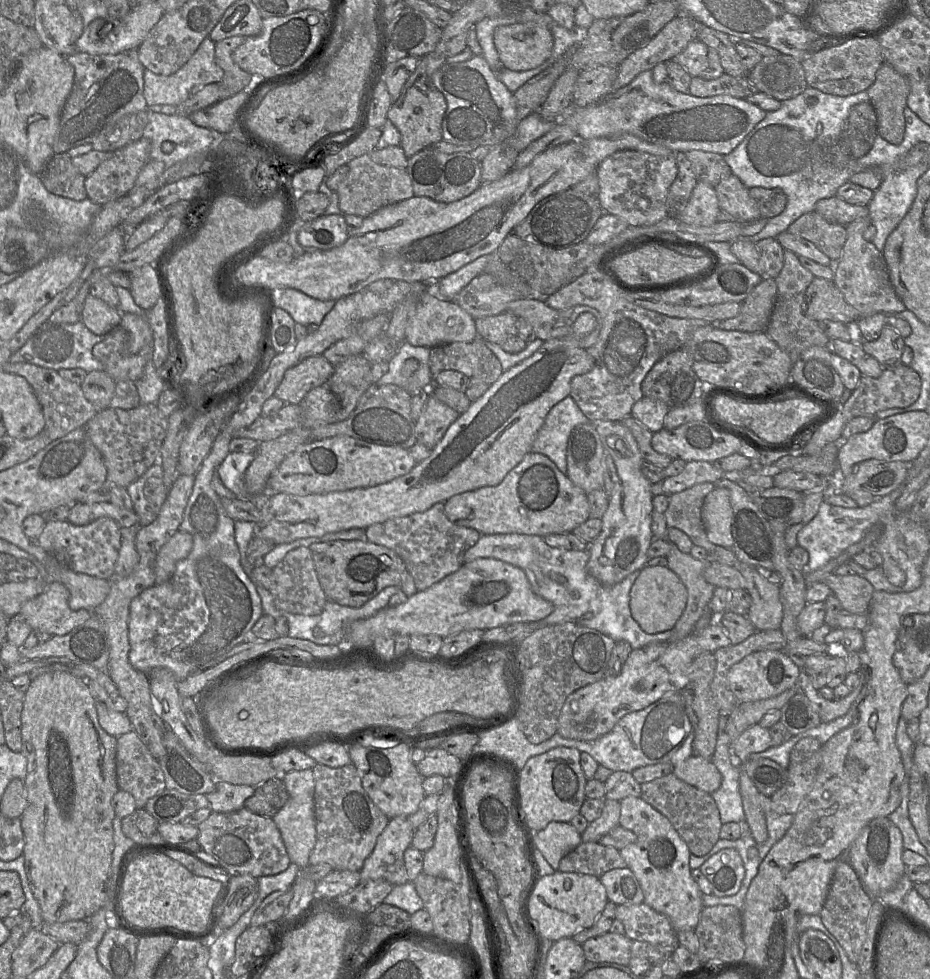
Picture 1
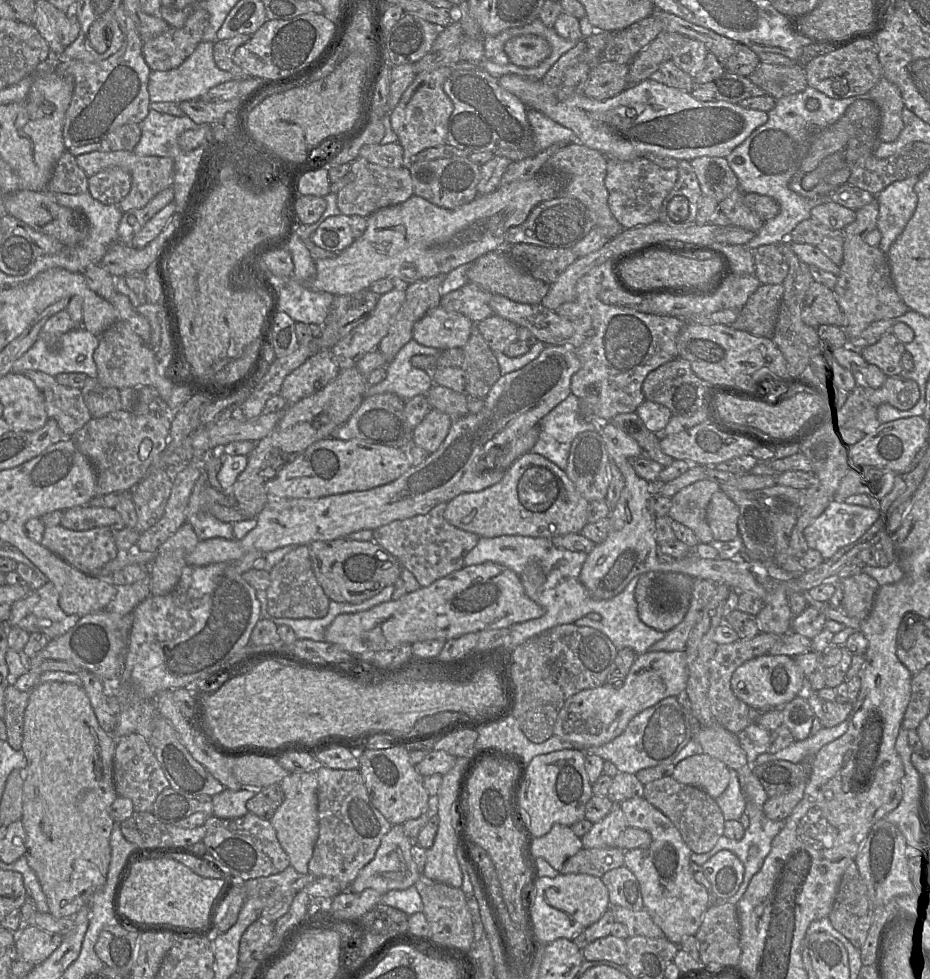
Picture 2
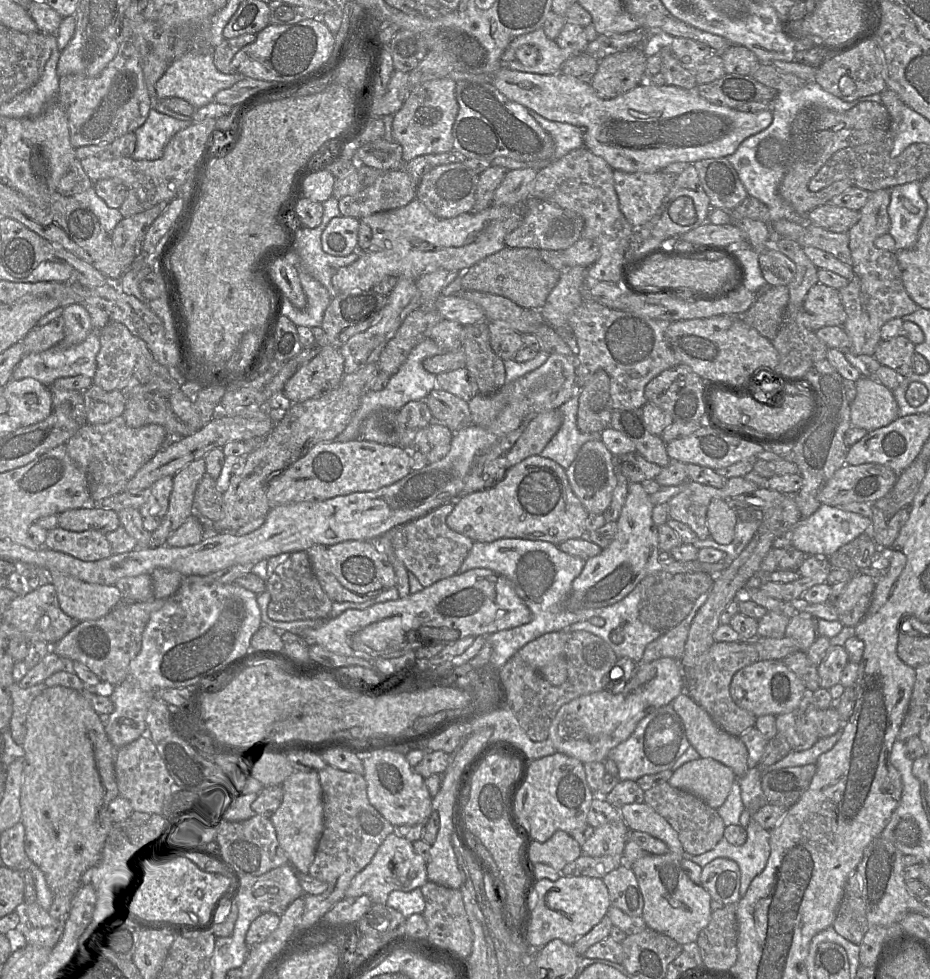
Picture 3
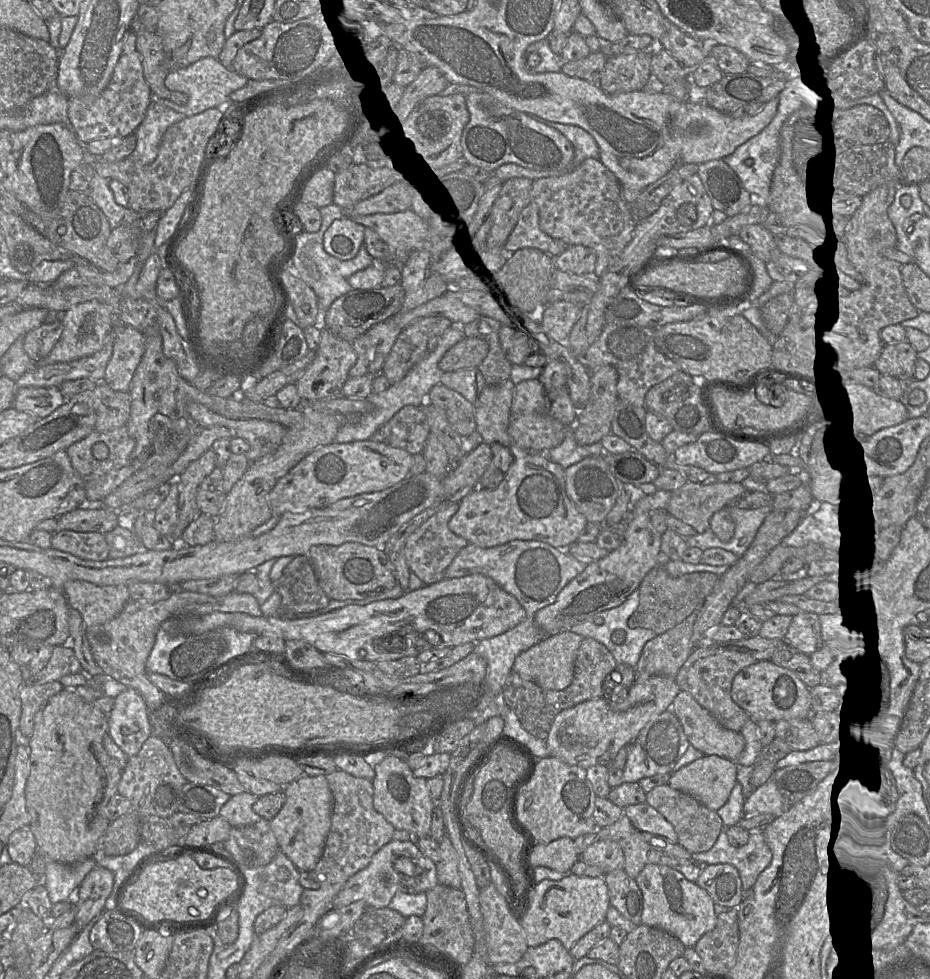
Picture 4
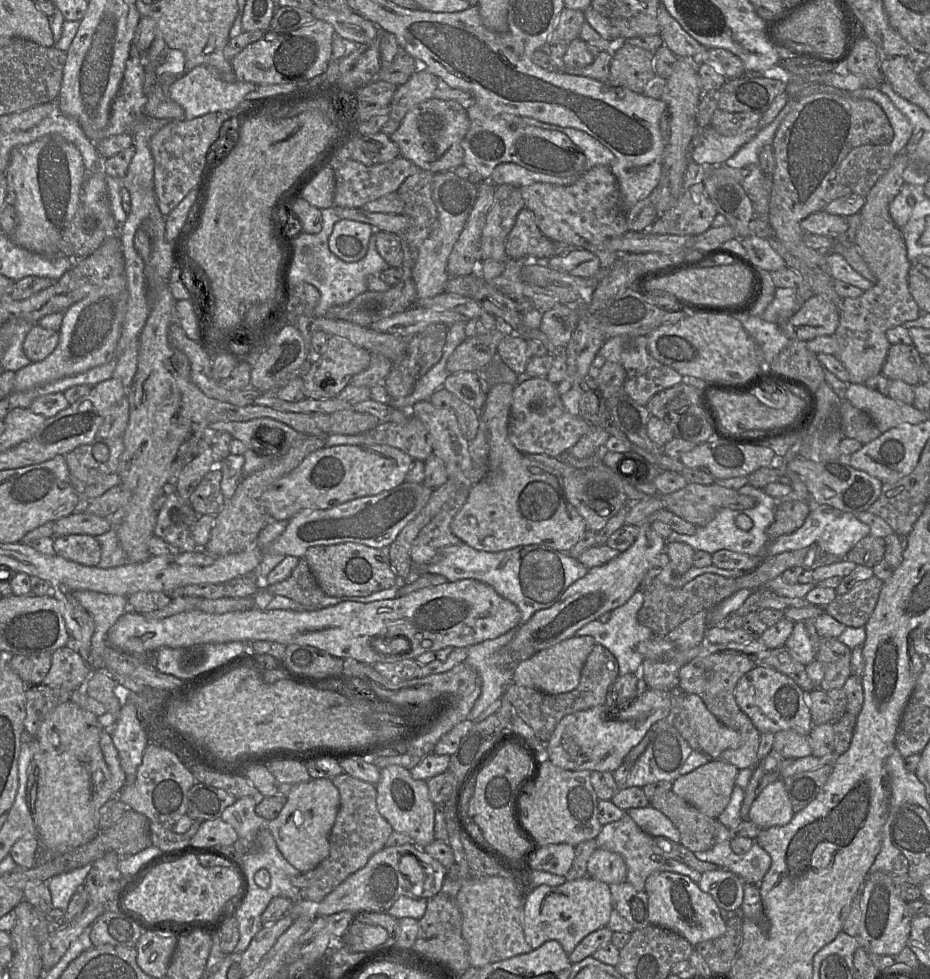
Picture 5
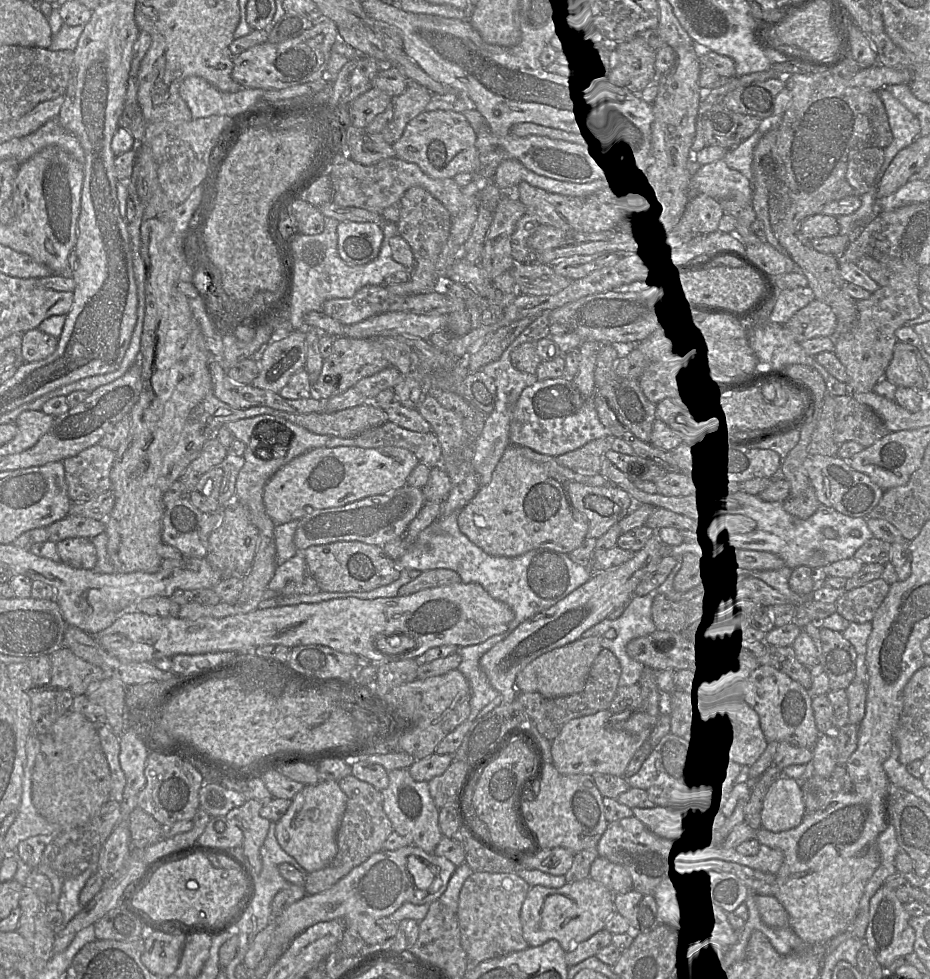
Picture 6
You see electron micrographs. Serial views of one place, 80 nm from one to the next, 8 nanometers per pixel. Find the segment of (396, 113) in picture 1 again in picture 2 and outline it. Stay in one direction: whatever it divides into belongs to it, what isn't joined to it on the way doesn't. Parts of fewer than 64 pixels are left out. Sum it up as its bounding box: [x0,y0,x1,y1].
[389,67,453,161]

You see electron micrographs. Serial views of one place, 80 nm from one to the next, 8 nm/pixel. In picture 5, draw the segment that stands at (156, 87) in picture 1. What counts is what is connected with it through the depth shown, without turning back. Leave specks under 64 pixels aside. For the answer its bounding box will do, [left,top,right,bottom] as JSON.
[169,65,256,120]

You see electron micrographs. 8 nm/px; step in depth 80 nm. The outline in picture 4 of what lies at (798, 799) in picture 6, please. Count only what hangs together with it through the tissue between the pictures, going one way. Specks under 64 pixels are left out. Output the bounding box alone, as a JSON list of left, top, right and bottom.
[743,780,786,817]

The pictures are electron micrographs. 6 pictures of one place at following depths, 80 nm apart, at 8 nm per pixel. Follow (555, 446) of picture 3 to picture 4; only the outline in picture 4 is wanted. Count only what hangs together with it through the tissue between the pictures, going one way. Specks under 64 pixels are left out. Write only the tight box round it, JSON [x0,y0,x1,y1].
[545,427,604,469]

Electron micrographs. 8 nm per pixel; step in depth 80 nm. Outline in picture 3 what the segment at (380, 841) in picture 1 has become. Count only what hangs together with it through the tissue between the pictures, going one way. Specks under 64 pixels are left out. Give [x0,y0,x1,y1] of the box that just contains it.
[345,833,427,904]

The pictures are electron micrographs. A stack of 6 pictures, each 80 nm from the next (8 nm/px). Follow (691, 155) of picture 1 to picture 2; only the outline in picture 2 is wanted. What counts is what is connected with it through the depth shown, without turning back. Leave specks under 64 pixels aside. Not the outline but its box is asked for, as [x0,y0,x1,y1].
[689,156,740,202]

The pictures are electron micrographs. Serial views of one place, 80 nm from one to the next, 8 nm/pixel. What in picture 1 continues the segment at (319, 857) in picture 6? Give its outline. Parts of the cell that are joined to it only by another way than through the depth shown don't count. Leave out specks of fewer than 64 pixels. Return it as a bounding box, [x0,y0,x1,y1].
[272,769,316,869]

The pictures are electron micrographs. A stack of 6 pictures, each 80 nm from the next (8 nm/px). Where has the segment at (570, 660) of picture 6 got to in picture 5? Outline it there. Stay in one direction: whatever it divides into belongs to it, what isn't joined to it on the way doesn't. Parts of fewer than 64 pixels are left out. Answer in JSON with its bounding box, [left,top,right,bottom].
[512,636,596,694]

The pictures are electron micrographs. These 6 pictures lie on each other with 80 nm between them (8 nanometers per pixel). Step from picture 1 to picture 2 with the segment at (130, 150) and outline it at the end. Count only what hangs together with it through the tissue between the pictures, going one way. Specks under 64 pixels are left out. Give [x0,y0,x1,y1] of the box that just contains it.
[88,167,131,205]

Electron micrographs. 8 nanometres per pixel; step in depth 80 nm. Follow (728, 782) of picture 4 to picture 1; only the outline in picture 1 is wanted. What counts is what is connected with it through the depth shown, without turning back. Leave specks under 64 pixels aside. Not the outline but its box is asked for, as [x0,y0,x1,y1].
[674,755,722,794]

